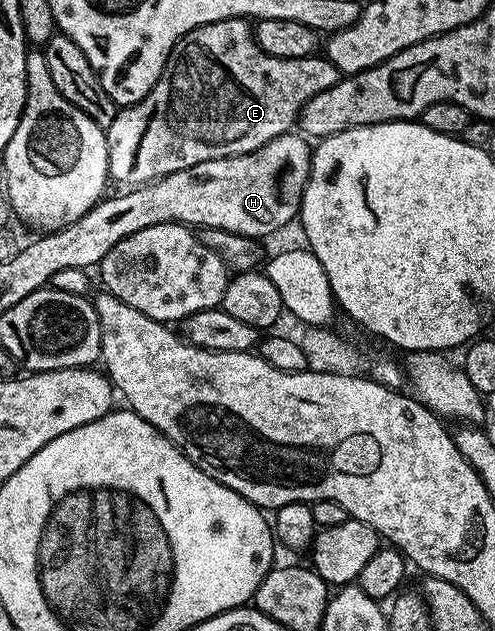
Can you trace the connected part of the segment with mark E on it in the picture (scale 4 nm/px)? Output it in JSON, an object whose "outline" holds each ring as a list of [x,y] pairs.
{"outline":[[[226,19],[216,23],[206,23],[189,34],[182,35],[175,42],[175,47],[167,57],[167,63],[163,66],[161,77],[153,85],[153,89],[140,103],[134,103],[132,107],[124,107],[116,110],[115,120],[105,128],[107,132],[107,144],[109,145],[109,173],[114,182],[127,183],[128,188],[138,187],[144,183],[152,183],[155,179],[165,177],[169,173],[177,173],[181,169],[189,169],[193,165],[201,165],[201,161],[213,161],[221,157],[233,157],[253,153],[253,149],[261,149],[269,141],[288,134],[296,126],[299,110],[306,105],[317,93],[325,93],[325,89],[333,89],[333,85],[339,83],[341,76],[336,67],[322,54],[316,53],[305,57],[273,57],[257,45],[252,24],[246,19]]]}

